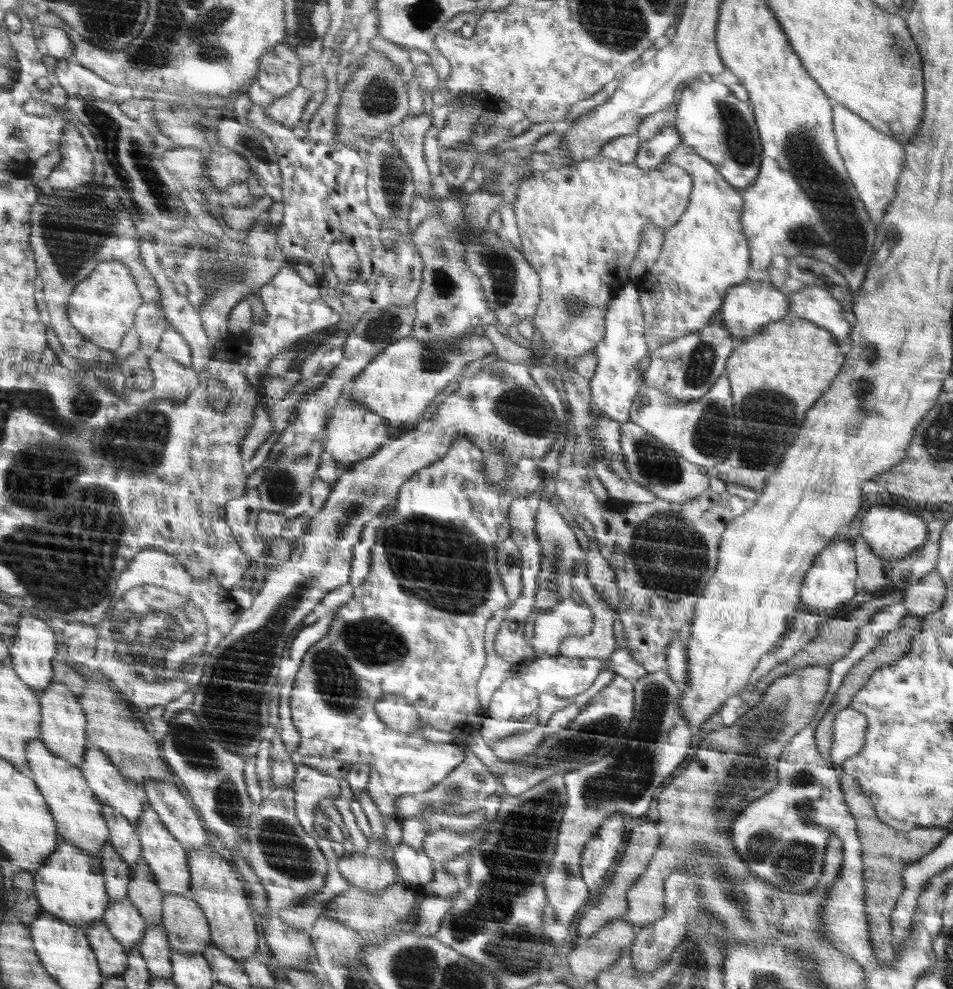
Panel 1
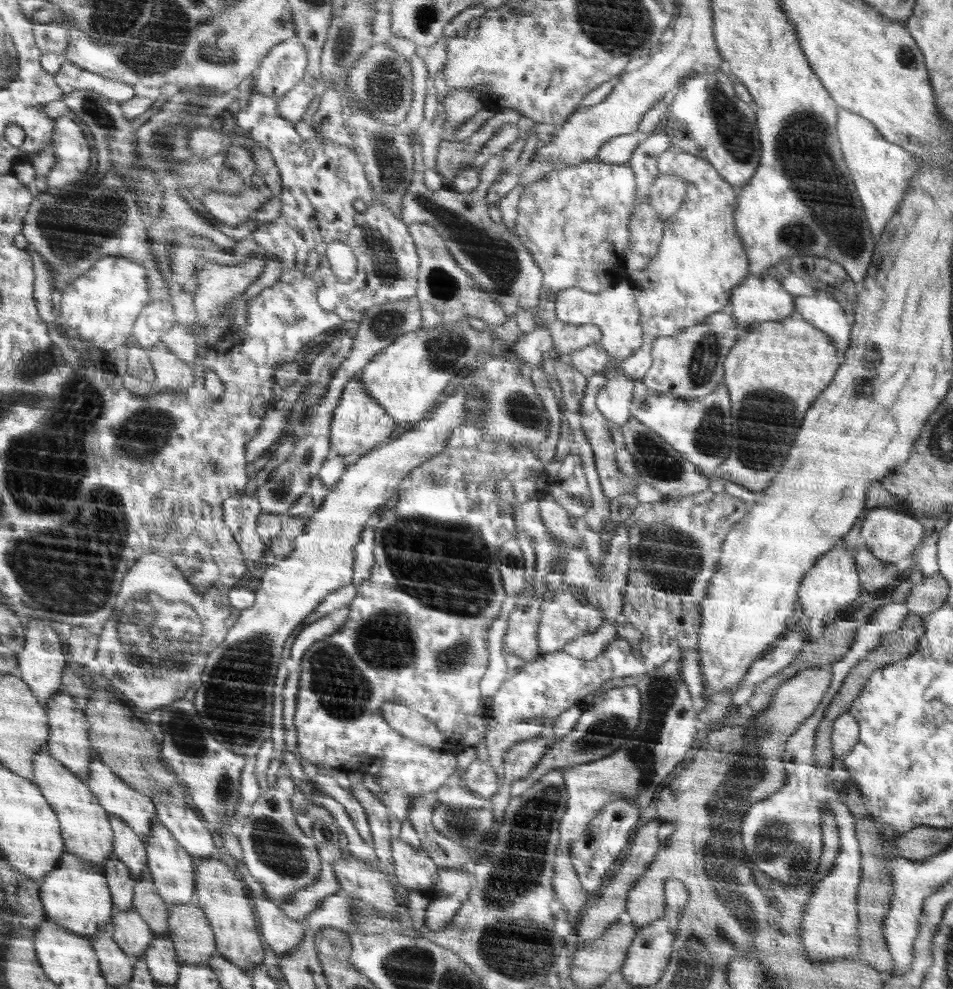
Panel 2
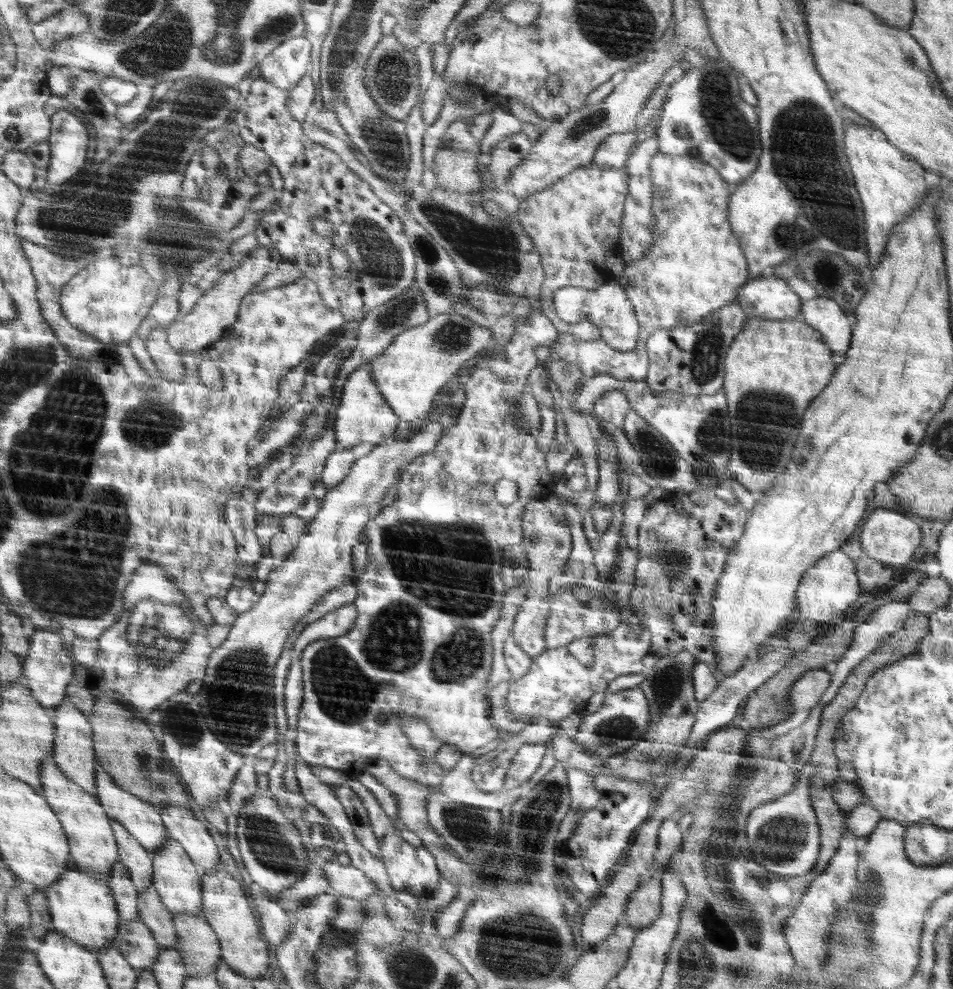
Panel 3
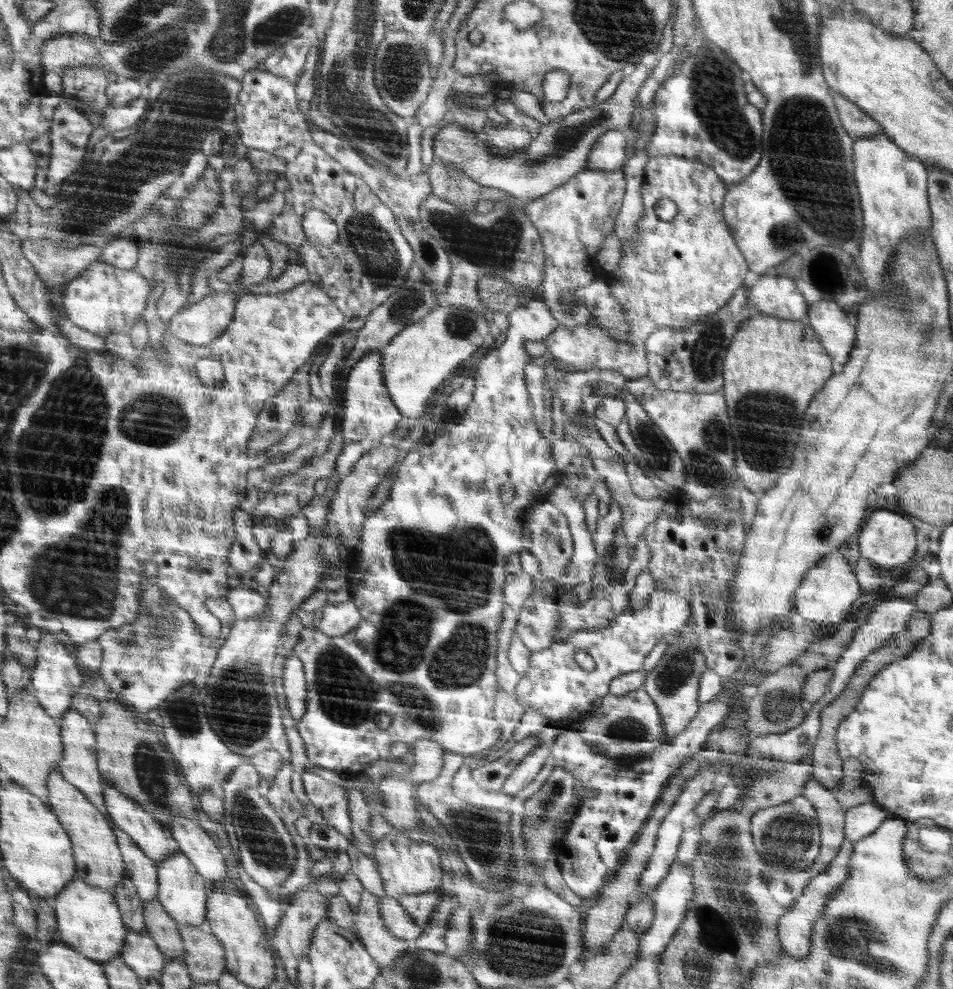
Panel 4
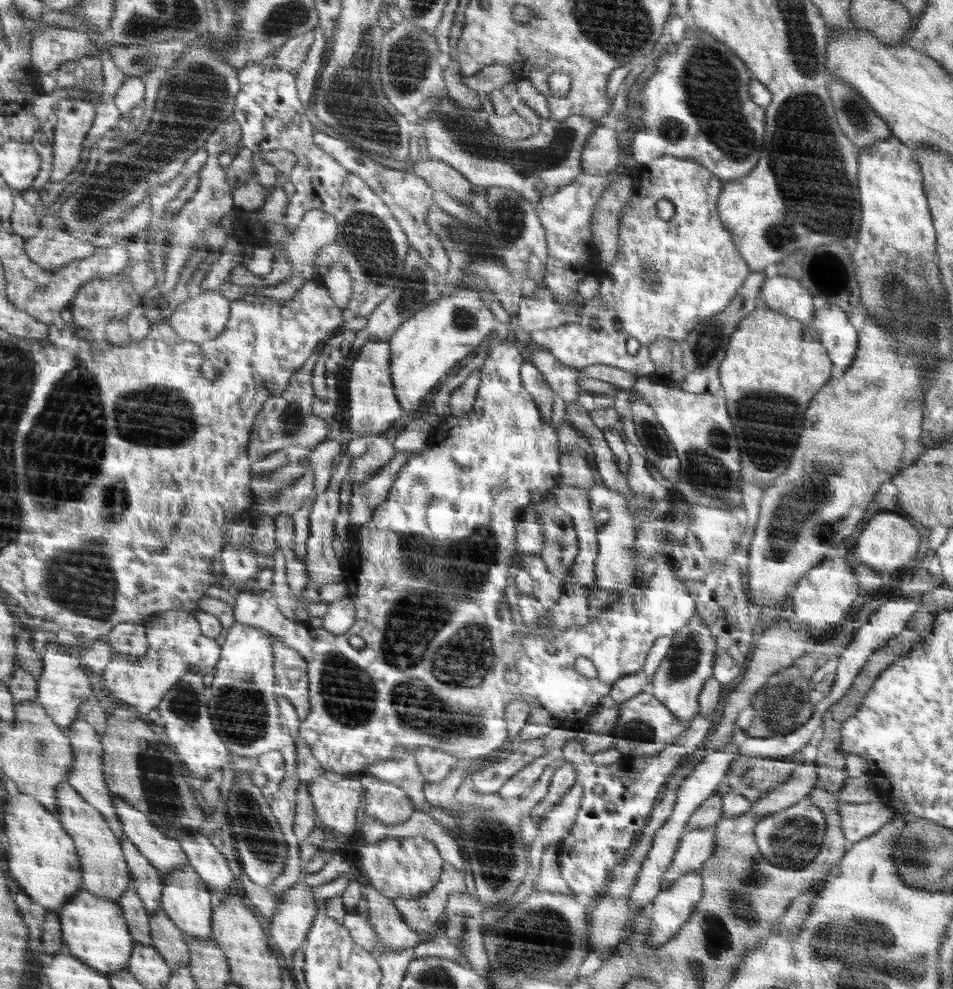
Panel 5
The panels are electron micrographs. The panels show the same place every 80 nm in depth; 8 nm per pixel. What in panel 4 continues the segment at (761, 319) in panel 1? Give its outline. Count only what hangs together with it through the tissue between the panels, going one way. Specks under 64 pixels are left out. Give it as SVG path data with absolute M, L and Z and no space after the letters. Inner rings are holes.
M766 275L748 290L753 313L783 317L786 320L806 318L810 305L795 281L785 275Z

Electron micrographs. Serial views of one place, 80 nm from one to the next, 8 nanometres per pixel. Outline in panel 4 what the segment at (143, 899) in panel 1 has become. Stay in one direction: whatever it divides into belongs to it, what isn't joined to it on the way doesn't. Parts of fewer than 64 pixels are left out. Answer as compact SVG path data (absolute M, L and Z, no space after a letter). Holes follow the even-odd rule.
M160 902L143 903L145 928L167 960L172 957L183 958L186 955L179 924L164 911Z

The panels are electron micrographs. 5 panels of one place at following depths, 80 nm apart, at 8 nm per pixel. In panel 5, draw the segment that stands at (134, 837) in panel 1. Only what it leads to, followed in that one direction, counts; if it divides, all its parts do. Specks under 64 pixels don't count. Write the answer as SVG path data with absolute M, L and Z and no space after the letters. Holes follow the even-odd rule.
M128 838L120 839L121 849L131 874L131 883L148 914L154 914L161 906L163 875L136 848Z

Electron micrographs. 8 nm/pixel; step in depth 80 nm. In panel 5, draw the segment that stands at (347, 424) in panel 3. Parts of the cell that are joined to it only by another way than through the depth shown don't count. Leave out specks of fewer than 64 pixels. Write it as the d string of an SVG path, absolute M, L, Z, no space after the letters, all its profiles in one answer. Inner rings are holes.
M388 340L368 342L352 363L347 390L348 428L355 437L386 434L396 420L405 415L395 395L391 377L391 345Z

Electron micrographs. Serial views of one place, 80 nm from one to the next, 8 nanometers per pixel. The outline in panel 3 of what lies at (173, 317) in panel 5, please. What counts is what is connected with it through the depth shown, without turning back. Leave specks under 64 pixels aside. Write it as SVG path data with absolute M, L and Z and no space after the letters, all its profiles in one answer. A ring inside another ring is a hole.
M256 247L243 262L244 264L238 264L220 273L214 288L206 290L188 314L178 315L177 320L169 324L166 329L167 341L179 354L180 352L199 352L214 344L236 322L243 296L250 293L266 274L274 273L276 268L272 266L270 254L264 248Z

